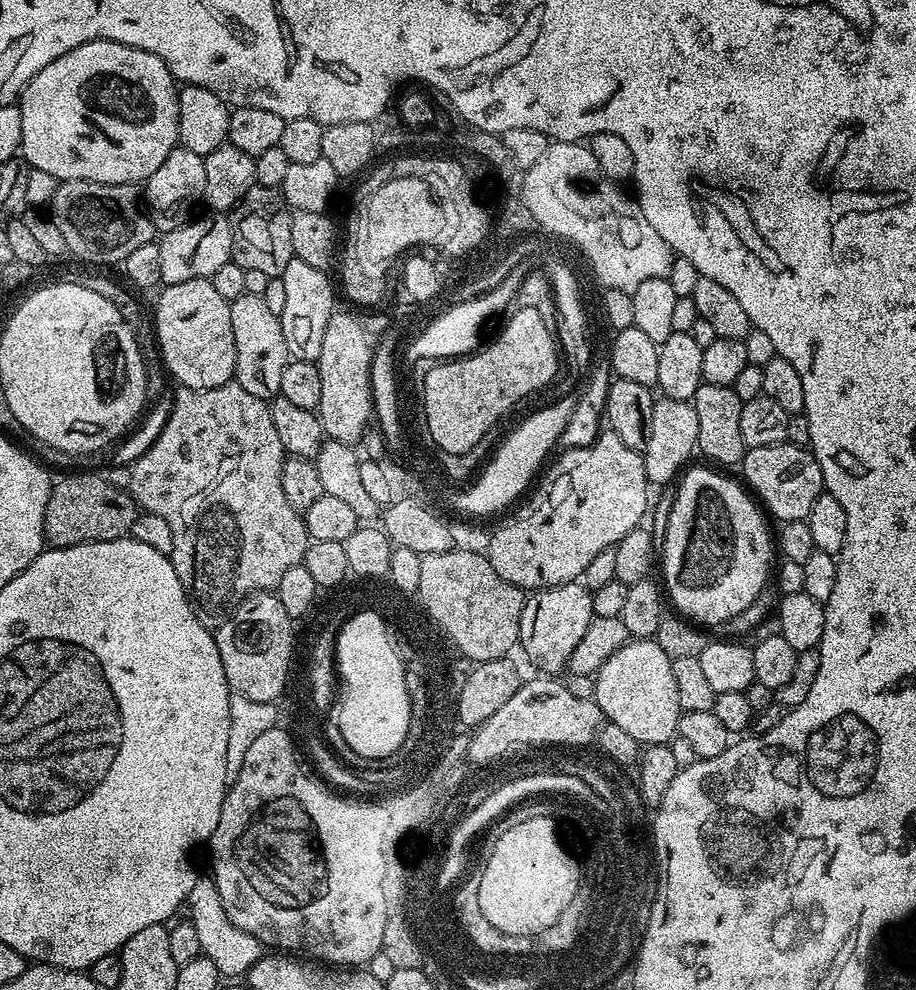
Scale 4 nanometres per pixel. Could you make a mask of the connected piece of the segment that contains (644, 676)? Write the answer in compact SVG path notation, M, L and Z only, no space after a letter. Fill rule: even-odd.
M629 639L600 667L596 678L596 705L607 723L626 730L642 746L667 744L677 735L681 706L674 683L672 657L656 644L655 639Z

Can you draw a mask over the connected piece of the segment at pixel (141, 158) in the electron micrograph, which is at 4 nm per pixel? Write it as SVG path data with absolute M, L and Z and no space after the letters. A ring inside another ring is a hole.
M91 40L66 54L62 58L54 58L50 66L38 70L34 78L21 90L18 97L18 107L22 114L22 146L21 153L29 165L38 170L46 170L46 174L54 174L58 181L89 180L99 184L135 184L148 179L162 162L166 162L166 154L177 147L180 135L178 134L178 84L172 79L170 70L162 58L150 54L146 50L138 50L134 46L126 46L122 42L113 40Z

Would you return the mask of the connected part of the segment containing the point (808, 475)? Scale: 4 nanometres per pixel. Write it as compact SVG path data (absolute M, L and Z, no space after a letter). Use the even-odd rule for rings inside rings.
M785 442L778 446L747 449L742 461L743 468L744 476L748 479L747 487L754 493L755 499L763 505L769 517L777 516L780 522L807 520L810 506L814 506L820 493L825 491L820 463L812 451L799 444Z

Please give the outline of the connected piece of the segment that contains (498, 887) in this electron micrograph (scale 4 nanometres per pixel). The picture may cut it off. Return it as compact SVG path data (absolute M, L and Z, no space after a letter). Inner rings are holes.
M548 817L517 820L496 838L496 845L480 872L478 903L486 922L506 934L536 932L536 928L552 924L556 912L564 908L564 900L570 899L577 878L572 860L566 859L557 841L552 823Z

